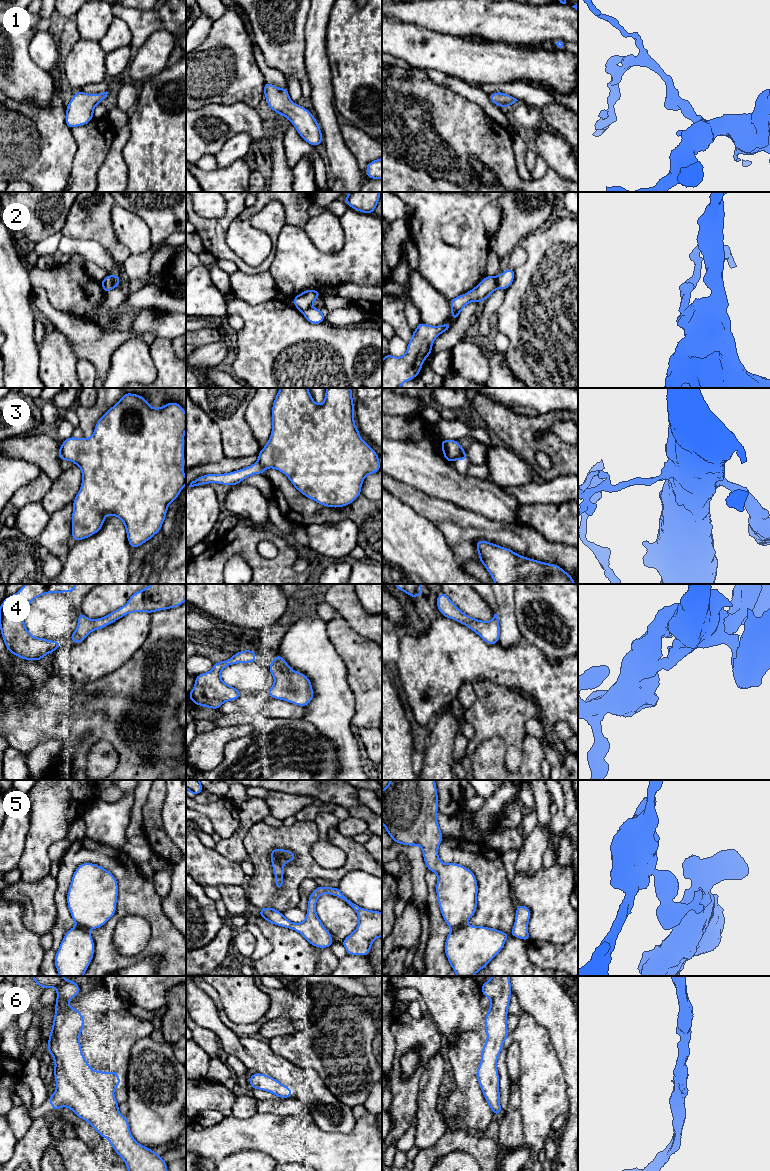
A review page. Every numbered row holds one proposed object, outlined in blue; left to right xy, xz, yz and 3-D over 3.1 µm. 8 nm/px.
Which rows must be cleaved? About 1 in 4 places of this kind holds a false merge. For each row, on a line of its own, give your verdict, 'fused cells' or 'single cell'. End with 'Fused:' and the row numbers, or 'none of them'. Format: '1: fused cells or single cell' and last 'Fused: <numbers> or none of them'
1: single cell
2: fused cells
3: fused cells
4: single cell
5: fused cells
6: single cell
Fused: 2, 3, 5

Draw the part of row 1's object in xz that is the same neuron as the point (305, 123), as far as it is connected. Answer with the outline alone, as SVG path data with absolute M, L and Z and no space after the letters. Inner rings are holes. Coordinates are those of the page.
M265 81L263 92L270 109L280 116L286 116L308 144L316 147L323 142L316 118L308 109L291 101L287 87L280 89Z

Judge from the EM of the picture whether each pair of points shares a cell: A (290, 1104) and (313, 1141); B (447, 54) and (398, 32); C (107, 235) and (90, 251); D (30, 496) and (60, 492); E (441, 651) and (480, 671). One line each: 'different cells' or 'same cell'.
A: different cells
B: same cell
C: different cells
D: different cells
E: same cell

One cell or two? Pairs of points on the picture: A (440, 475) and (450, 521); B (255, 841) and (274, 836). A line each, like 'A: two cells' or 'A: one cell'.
A: two cells
B: one cell

